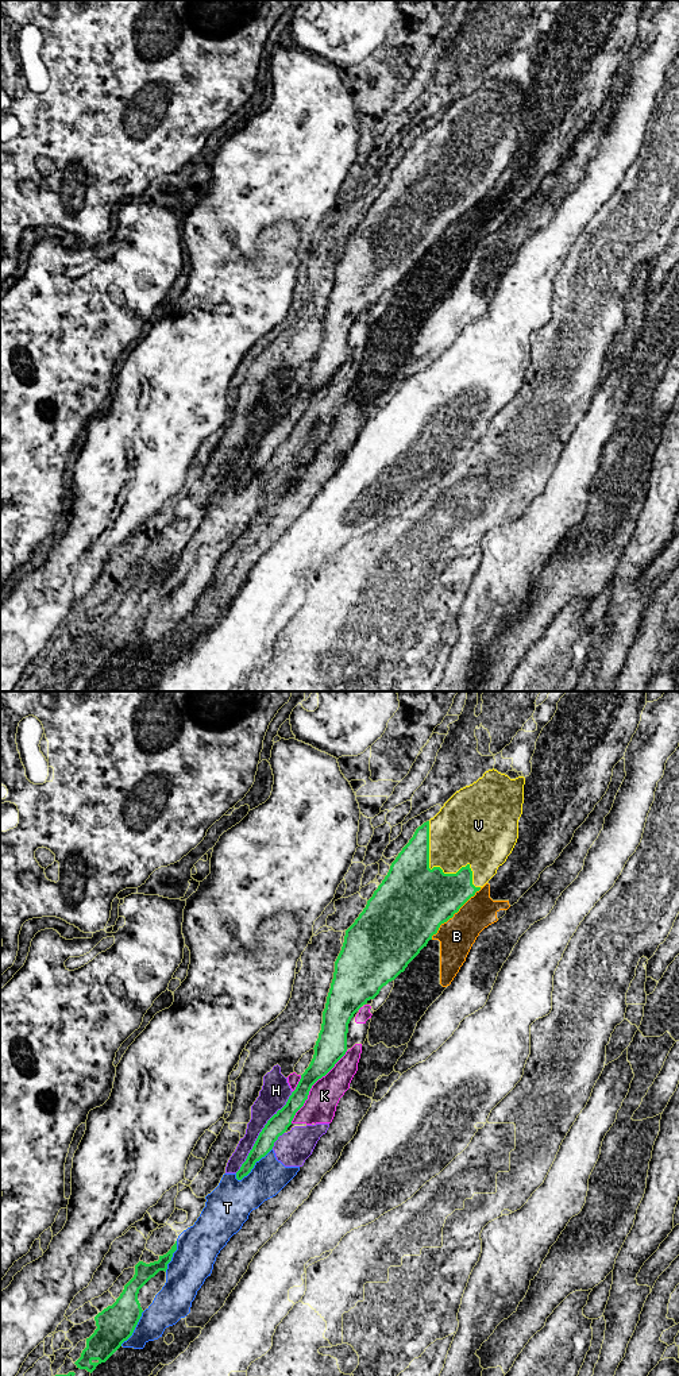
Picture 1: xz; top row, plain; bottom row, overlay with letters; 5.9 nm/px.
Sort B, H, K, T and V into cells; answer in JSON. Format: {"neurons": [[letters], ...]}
{"neurons": [["B"], ["H", "K", "T"], ["V"]]}

